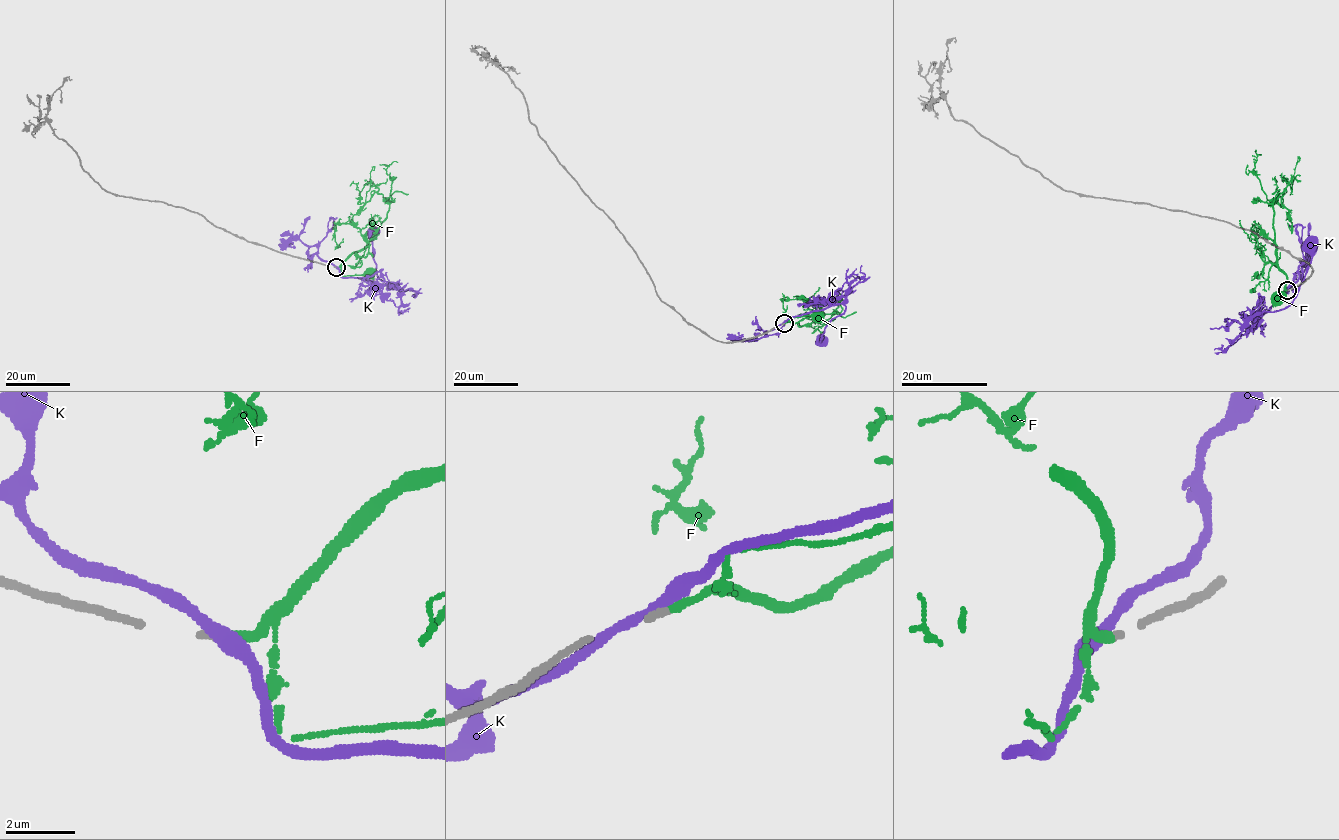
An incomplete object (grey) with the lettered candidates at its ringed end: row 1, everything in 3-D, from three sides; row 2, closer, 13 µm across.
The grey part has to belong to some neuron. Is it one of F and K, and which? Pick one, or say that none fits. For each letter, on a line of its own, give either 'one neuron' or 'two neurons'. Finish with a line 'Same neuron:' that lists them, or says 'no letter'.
F: one neuron
K: two neurons
Same neuron: F

